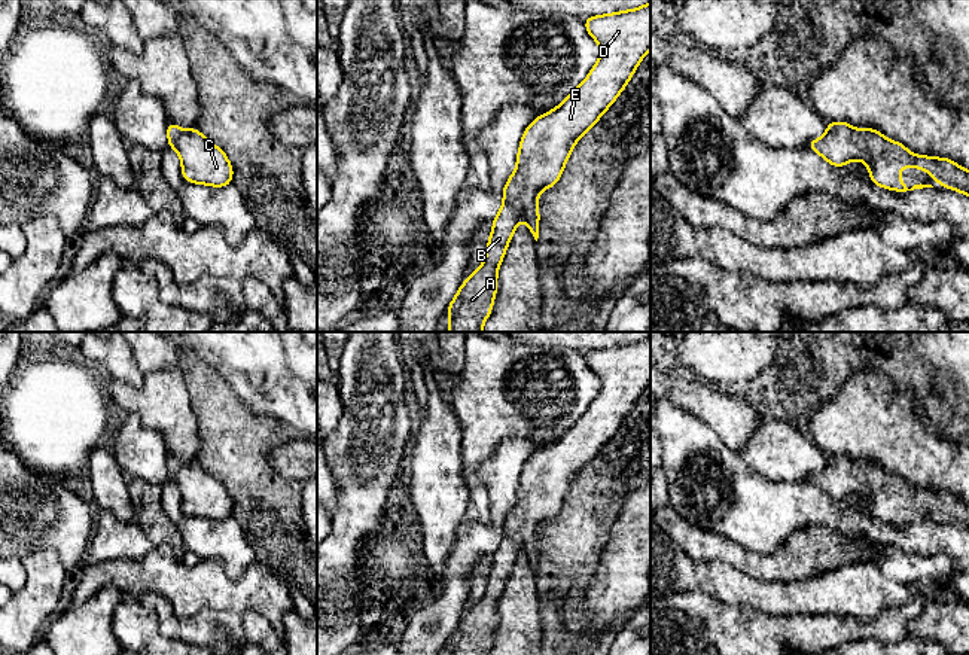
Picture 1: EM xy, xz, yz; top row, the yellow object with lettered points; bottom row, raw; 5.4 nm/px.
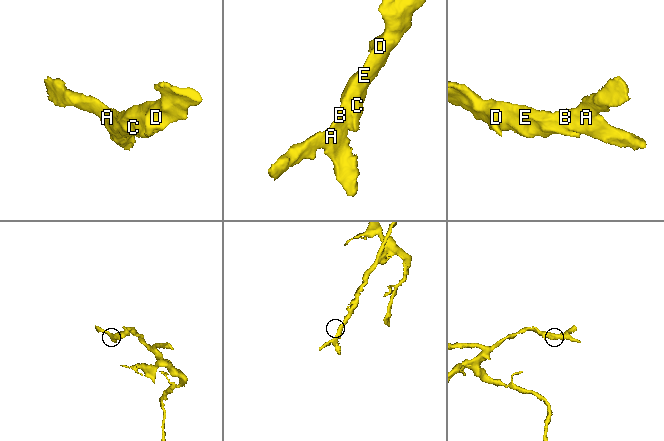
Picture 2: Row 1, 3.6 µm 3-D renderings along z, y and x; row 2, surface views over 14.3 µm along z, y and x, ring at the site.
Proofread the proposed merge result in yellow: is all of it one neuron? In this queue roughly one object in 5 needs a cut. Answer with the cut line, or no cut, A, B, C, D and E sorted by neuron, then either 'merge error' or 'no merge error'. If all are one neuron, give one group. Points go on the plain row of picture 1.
cut none; groups A B C D E; no merge error

